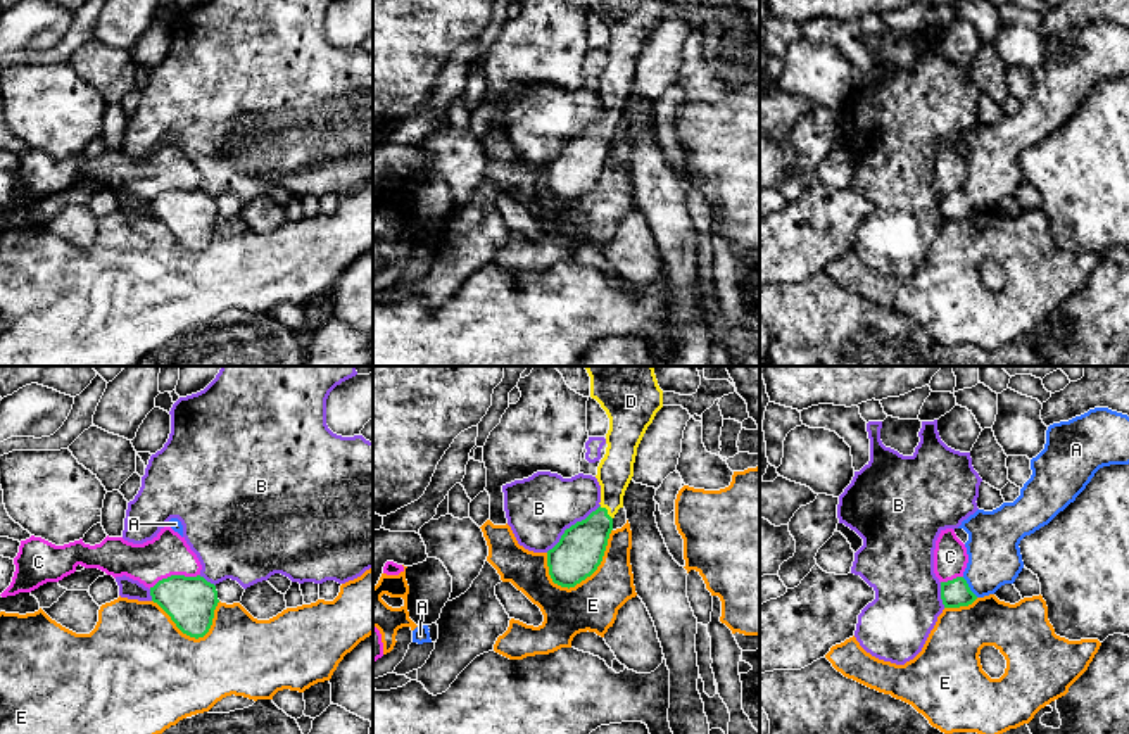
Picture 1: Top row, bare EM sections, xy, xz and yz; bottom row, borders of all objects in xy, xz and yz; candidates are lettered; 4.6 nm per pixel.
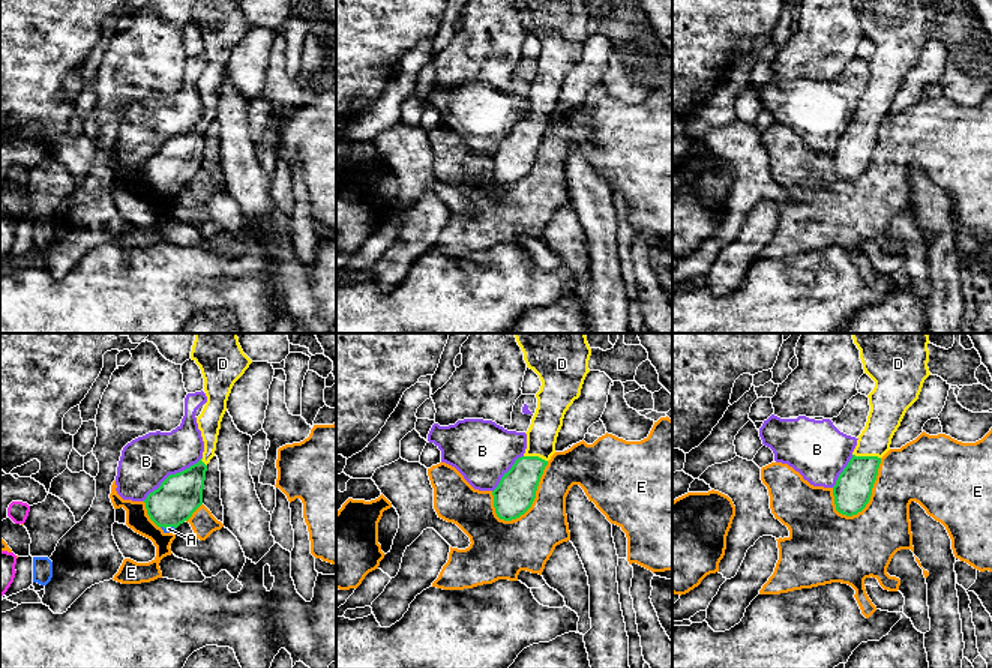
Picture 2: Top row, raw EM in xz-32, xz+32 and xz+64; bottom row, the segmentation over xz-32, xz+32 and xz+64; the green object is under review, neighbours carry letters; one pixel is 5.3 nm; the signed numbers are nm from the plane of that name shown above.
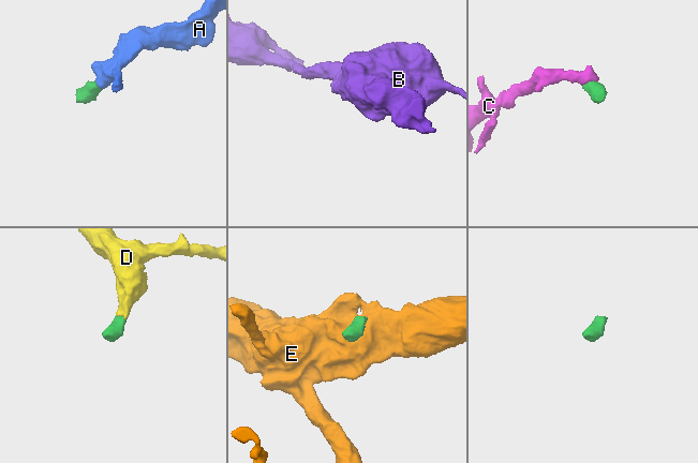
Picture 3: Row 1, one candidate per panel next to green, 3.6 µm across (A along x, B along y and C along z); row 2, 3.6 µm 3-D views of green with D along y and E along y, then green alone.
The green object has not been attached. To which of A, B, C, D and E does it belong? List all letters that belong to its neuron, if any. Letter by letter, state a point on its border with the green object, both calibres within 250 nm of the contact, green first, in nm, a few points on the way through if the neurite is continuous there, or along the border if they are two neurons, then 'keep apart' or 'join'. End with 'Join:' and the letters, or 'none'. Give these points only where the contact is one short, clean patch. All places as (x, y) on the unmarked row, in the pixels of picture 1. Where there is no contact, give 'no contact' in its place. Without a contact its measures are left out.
A: meets green in yz at (969, 201); 130 nm thick on the green side, 240 nm on the other; runs through yz (955, 206), (969, 201), (995, 171); join
B: meets green in xz at (572, 139); 220 nm thick on the green side, 300 nm on the other; border along xz (599, 118), (572, 137), (546, 164); keep apart
C: meets green in xy at (173, 189); 240 nm thick on the green side, 200 nm on the other; border along xy (199, 187), (168, 189), (149, 201); keep apart
D: meets green in xz at (606, 125); 220 nm thick on the green side, 160 nm on the other; join
E: meets green in xz at (592, 185); 220 nm thick on the green side, 240 nm on the other; keep apart
Join: A, D

